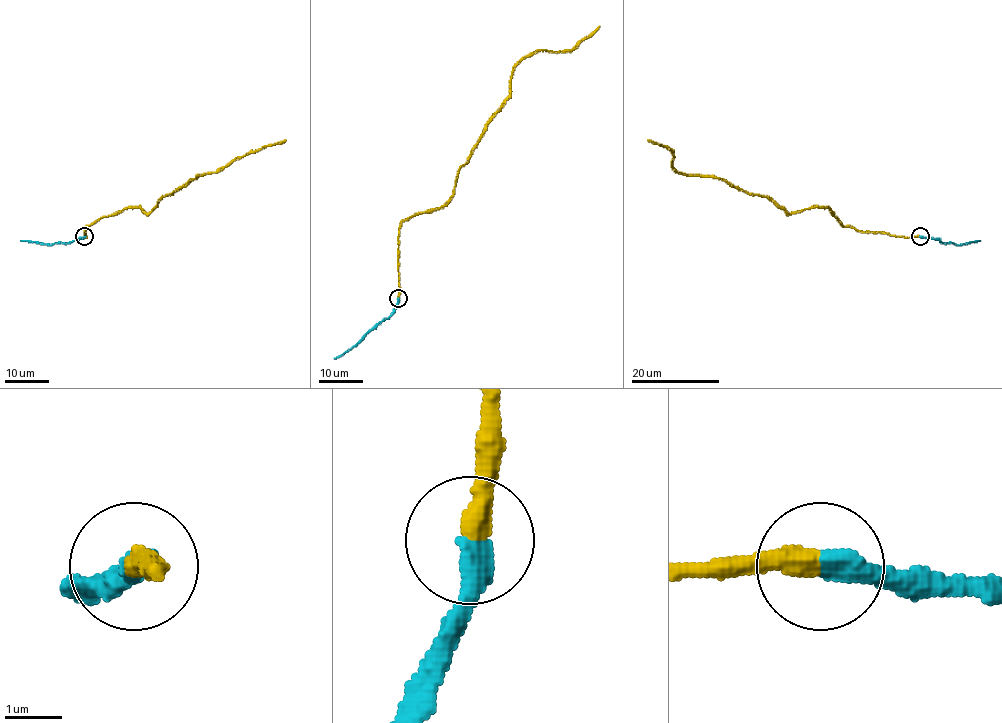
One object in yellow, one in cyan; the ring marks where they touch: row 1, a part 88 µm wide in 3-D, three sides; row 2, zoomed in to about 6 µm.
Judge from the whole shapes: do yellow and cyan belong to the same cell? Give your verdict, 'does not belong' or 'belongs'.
belongs

